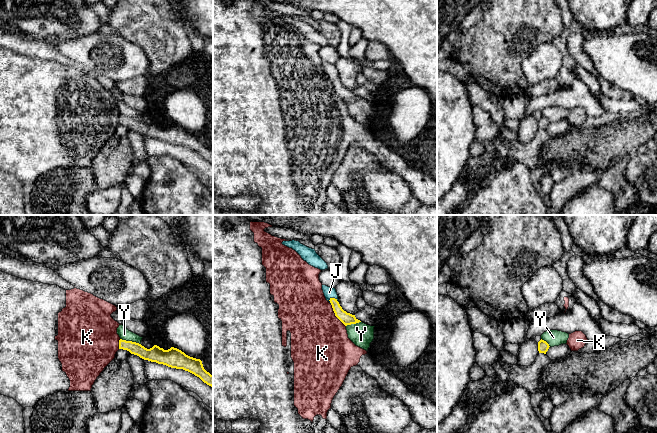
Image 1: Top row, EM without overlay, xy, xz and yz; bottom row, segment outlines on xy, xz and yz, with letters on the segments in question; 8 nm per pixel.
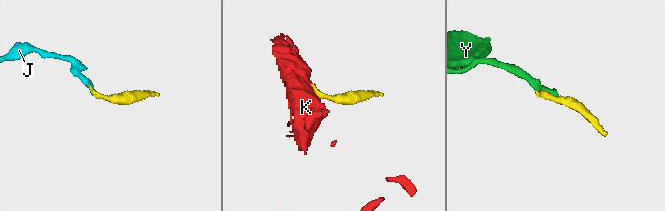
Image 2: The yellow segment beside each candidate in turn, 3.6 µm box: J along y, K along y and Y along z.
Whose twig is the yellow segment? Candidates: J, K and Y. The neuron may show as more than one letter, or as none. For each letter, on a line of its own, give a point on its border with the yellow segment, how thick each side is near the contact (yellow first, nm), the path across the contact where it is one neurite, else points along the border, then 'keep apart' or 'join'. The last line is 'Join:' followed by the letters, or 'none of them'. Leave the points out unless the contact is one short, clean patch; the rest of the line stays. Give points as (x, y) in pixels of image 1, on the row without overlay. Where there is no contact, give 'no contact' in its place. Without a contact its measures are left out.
J: xz (333, 74) | 100/100 nm | join
K: xz (335, 91) | 100/460 nm | along xz (330, 80), (334, 91), (345, 102) | keep apart
Y: xy (130, 117) | 130/90 nm | along xy (120, 114), (140, 120) | keep apart
Join: J

